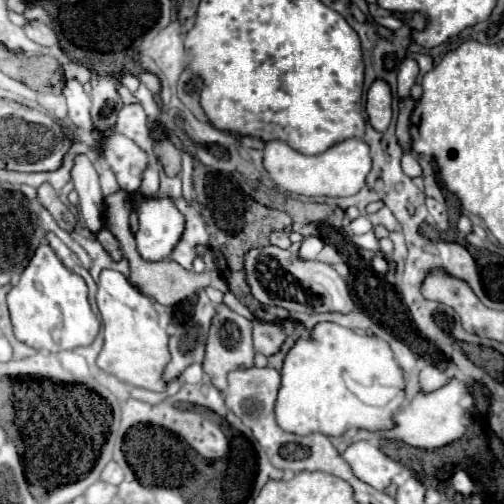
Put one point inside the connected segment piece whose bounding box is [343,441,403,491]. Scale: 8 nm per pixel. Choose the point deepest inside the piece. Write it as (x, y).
(369, 463)

